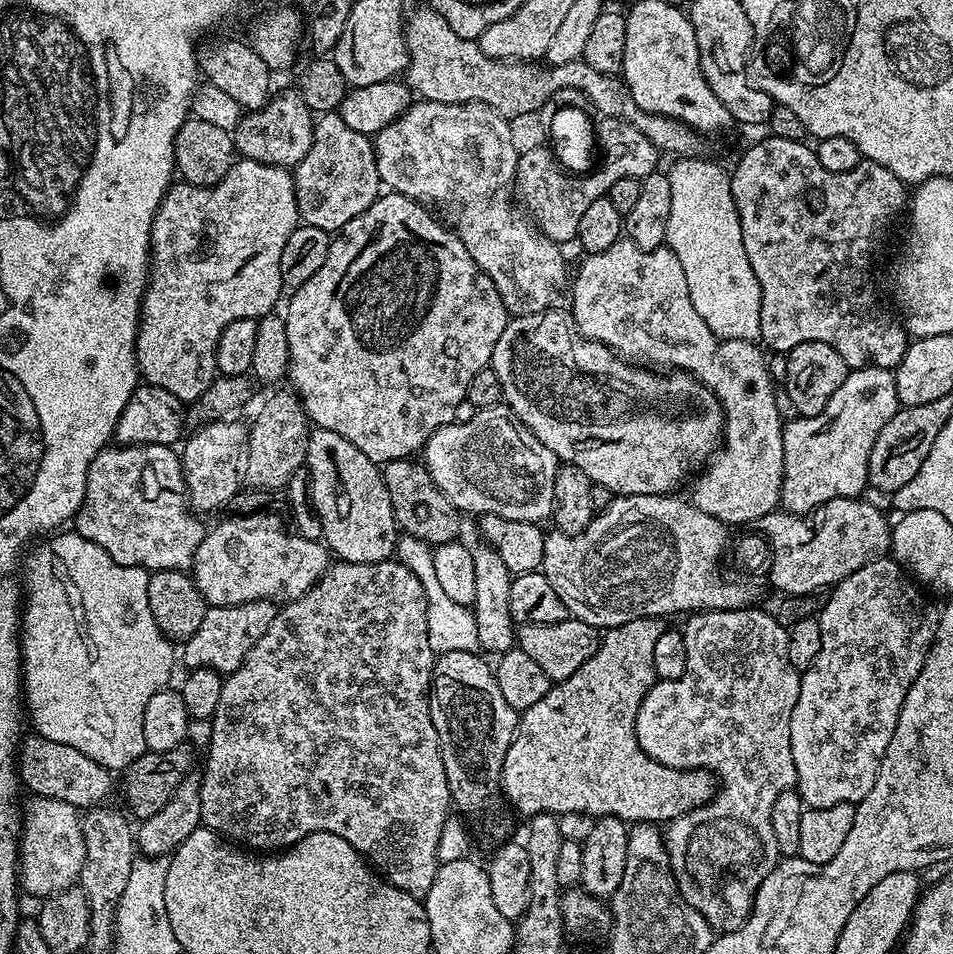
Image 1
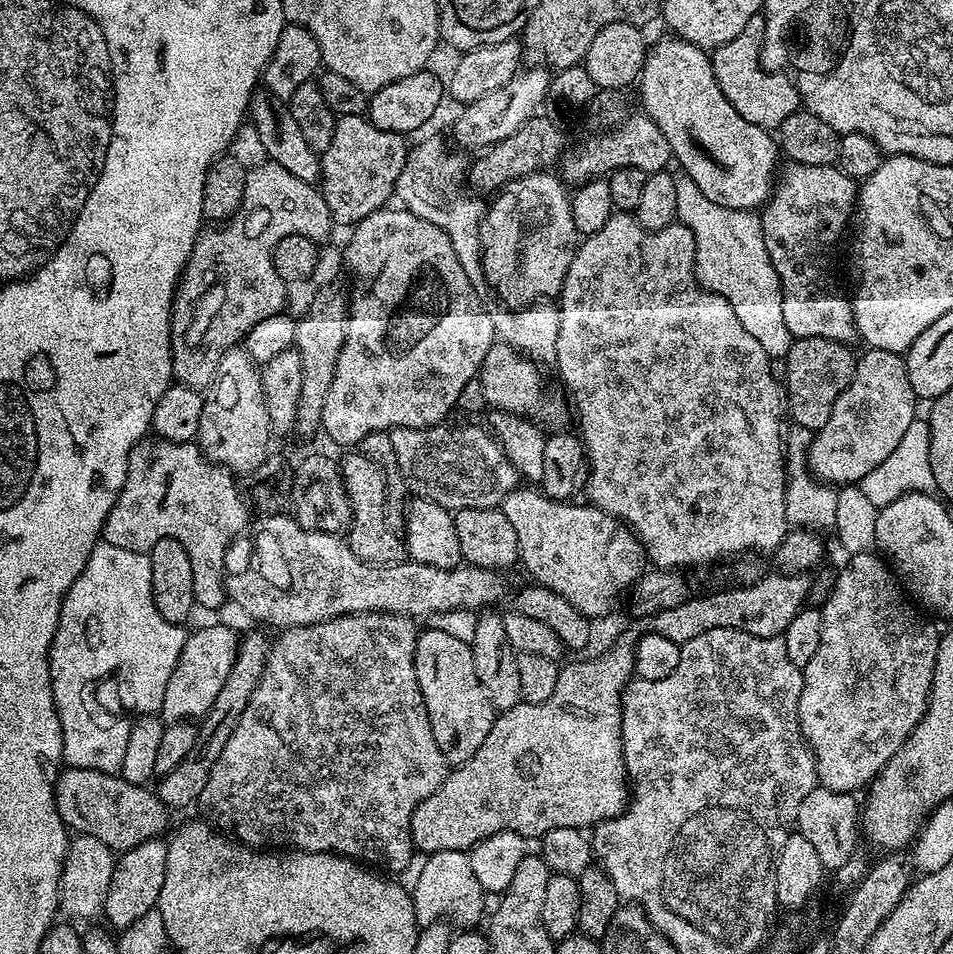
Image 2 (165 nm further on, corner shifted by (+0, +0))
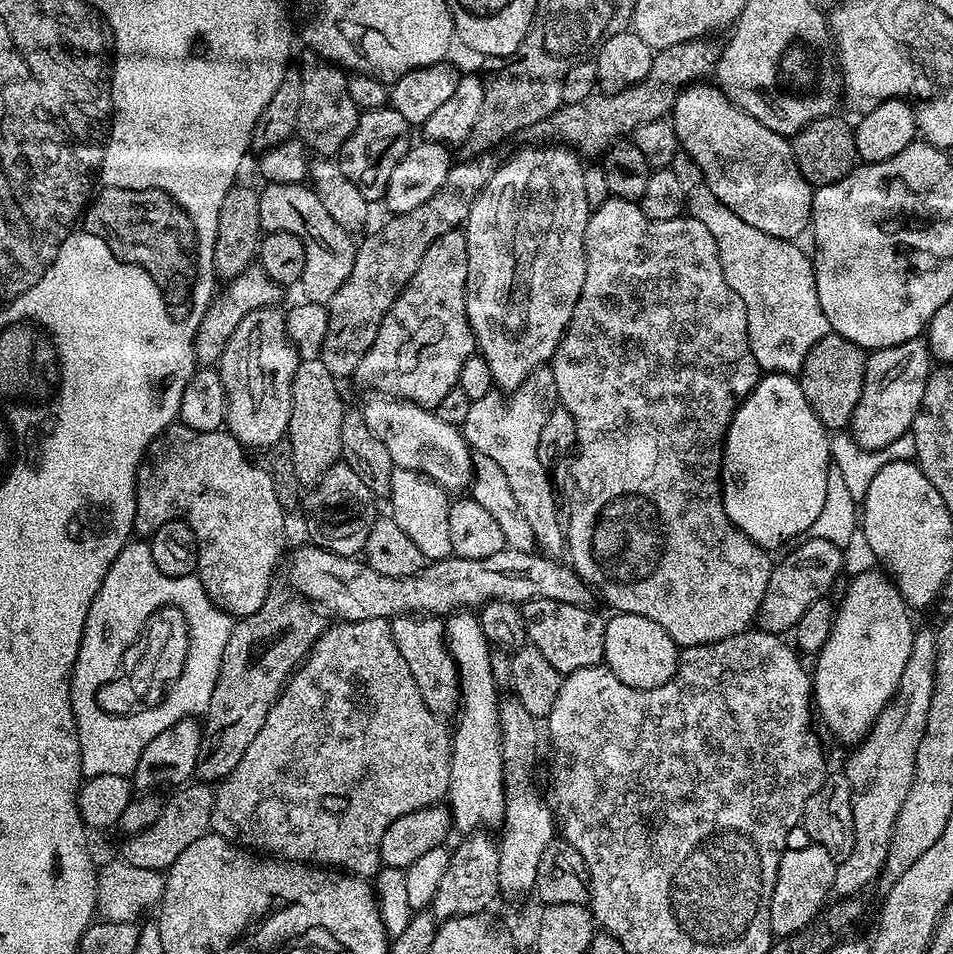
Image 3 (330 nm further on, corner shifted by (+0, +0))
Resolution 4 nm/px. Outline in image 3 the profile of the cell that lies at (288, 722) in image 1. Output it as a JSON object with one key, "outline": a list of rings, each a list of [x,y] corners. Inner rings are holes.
{"outline":[[[366,618],[332,623],[329,623],[323,634],[316,639],[303,664],[289,676],[288,683],[280,691],[280,697],[274,702],[270,714],[266,714],[266,722],[262,722],[258,738],[254,738],[246,754],[242,754],[242,762],[234,766],[227,778],[219,781],[215,789],[211,831],[226,838],[231,844],[255,850],[260,854],[271,854],[276,858],[307,862],[313,866],[327,866],[329,869],[343,870],[354,876],[372,878],[382,867],[380,843],[382,834],[386,834],[386,826],[390,826],[394,818],[402,818],[402,814],[439,805],[447,797],[452,737],[449,725],[444,725],[447,723],[432,712],[430,706],[426,706],[418,690],[418,682],[414,682],[414,674],[410,674],[410,666],[406,666],[406,658],[402,658],[398,646],[394,646],[392,625],[388,620]]]}

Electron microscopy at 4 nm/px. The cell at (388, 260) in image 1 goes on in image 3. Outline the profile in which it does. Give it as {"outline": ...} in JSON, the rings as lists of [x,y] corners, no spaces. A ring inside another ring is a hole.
{"outline":[[[463,231],[447,232],[434,241],[394,306],[390,306],[374,346],[358,362],[355,379],[372,388],[368,390],[390,390],[397,398],[435,409],[445,394],[459,385],[462,362],[477,351],[466,314],[467,269]]]}

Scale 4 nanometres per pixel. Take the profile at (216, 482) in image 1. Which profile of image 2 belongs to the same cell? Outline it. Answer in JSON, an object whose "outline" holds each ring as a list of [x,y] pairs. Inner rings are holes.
{"outline":[[[243,347],[231,348],[222,362],[218,362],[216,379],[204,396],[202,422],[198,422],[195,443],[200,445],[207,460],[213,460],[233,474],[250,474],[266,462],[272,440],[274,433],[262,394],[260,368]]]}

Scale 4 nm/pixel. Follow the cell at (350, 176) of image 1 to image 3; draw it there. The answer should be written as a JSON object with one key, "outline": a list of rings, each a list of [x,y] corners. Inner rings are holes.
{"outline":[[[385,106],[378,110],[360,113],[358,126],[354,126],[354,134],[346,138],[338,153],[338,163],[342,174],[362,190],[364,197],[370,202],[381,199],[390,182],[390,174],[394,174],[394,166],[407,154],[410,147],[408,140],[410,126],[398,110]]]}

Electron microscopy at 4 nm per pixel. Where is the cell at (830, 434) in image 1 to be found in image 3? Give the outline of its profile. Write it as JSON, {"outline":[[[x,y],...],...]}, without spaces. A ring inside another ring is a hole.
{"outline":[[[919,339],[869,351],[867,358],[862,398],[852,415],[850,435],[861,448],[873,450],[890,446],[895,439],[911,433],[926,382],[934,371],[934,357],[927,343]]]}

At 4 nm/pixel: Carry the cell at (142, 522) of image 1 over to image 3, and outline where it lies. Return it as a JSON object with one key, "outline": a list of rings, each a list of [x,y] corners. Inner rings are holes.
{"outline":[[[176,422],[173,423],[171,428],[167,429],[166,434],[161,434],[148,443],[148,449],[144,452],[144,458],[140,461],[140,468],[136,472],[136,509],[134,510],[134,522],[132,523],[135,535],[140,538],[148,538],[166,522],[185,520],[194,530],[194,538],[198,542],[196,572],[200,577],[202,586],[213,604],[218,608],[223,608],[233,618],[254,614],[260,609],[262,602],[266,602],[269,591],[274,584],[272,571],[275,570],[276,563],[279,562],[280,555],[284,552],[284,516],[286,516],[286,509],[280,505],[278,496],[274,494],[274,482],[270,478],[267,467],[260,465],[259,468],[247,455],[251,456],[244,445],[239,444],[226,430],[199,432],[198,430],[190,430],[190,426]]]}

